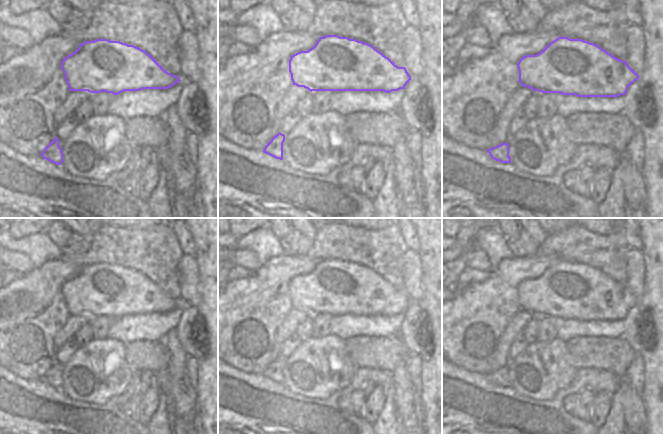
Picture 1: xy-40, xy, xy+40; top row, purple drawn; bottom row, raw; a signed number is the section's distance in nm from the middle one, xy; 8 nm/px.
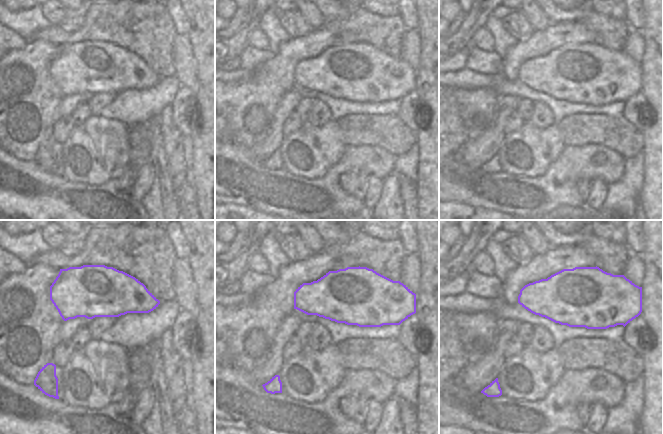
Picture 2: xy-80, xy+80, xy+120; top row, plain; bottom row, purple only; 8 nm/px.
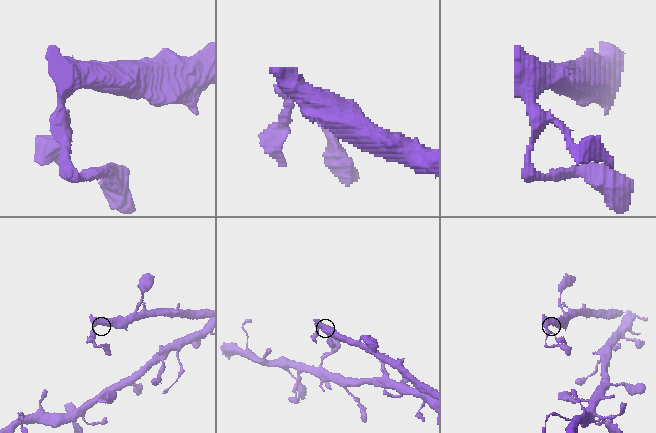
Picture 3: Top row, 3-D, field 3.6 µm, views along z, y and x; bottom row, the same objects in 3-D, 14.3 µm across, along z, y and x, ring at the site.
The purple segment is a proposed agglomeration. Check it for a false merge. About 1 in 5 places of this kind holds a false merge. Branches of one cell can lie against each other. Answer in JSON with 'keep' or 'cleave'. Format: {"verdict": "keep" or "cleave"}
{"verdict": "keep"}

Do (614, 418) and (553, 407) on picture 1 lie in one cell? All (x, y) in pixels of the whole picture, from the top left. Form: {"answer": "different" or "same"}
{"answer": "different"}

